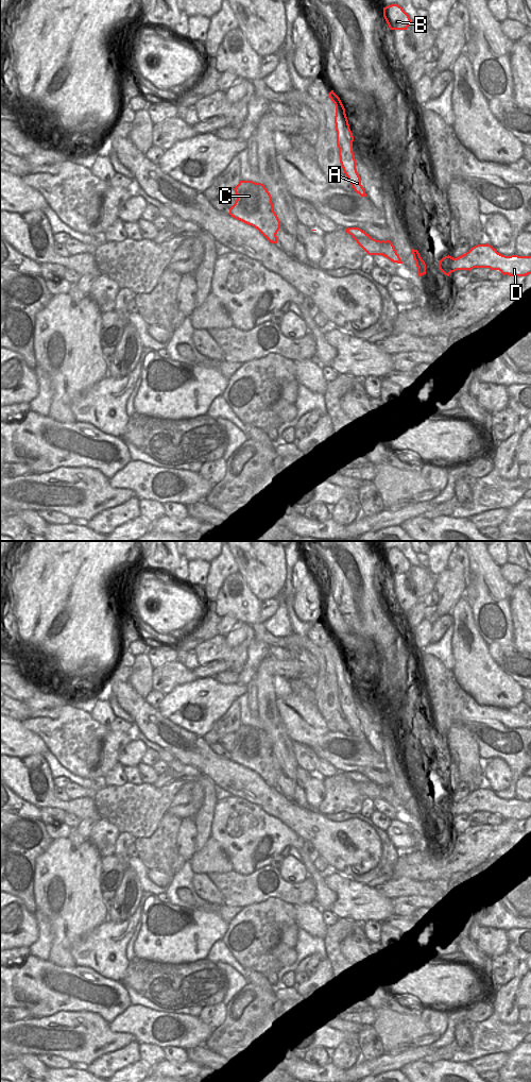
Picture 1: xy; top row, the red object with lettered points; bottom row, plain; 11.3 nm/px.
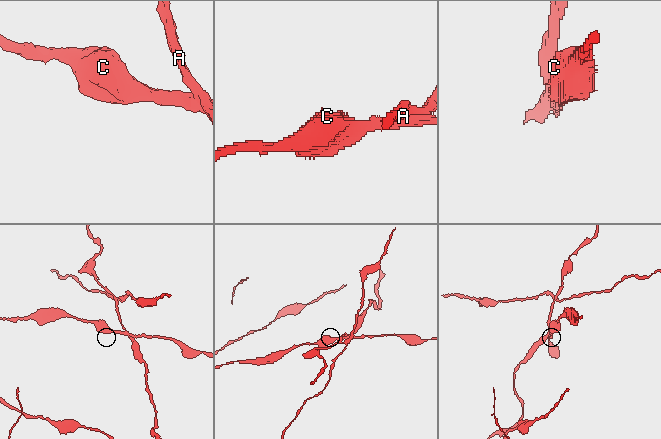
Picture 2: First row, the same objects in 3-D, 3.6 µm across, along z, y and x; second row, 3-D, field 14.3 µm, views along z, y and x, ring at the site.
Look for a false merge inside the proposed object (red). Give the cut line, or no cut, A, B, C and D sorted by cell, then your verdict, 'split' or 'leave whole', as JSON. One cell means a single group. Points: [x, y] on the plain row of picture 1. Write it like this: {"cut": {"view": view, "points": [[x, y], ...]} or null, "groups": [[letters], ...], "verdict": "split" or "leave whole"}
{"cut": {"view": "xy", "points": [[386, 785], [380, 787]]}, "groups": [["A", "B"], ["C", "D"]], "verdict": "split"}

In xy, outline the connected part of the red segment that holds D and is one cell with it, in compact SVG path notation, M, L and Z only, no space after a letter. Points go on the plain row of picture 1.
M489 788L477 789L457 802L449 799L443 801L439 812L447 821L457 814L470 815L474 812L490 812L499 814L503 819L526 821L531 818L531 800L506 800Z

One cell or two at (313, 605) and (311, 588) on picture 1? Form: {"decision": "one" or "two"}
{"decision": "one"}

